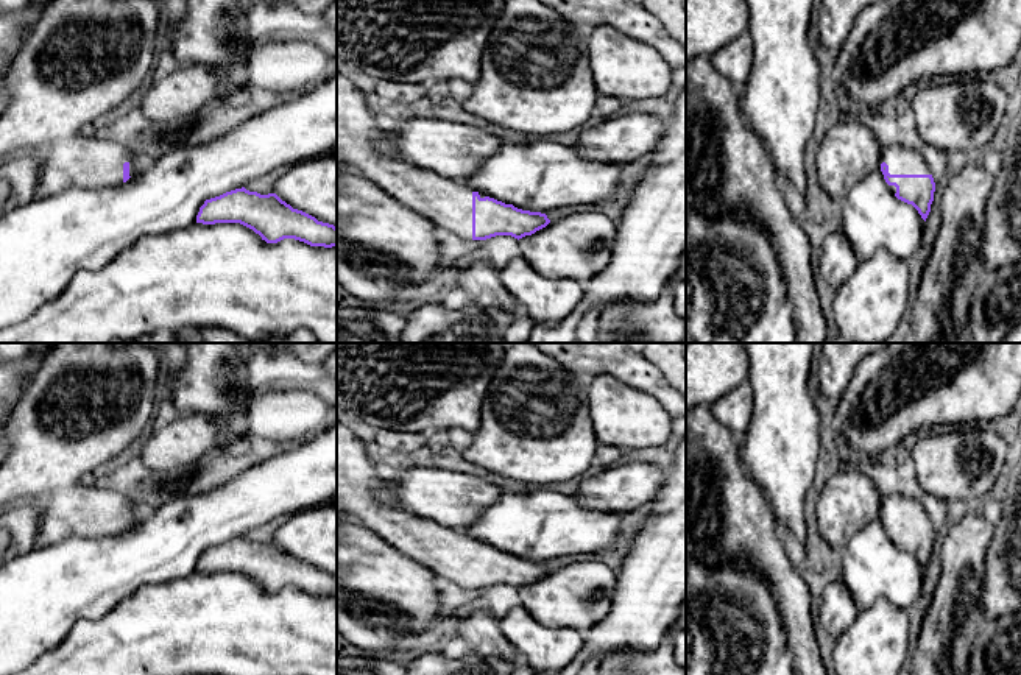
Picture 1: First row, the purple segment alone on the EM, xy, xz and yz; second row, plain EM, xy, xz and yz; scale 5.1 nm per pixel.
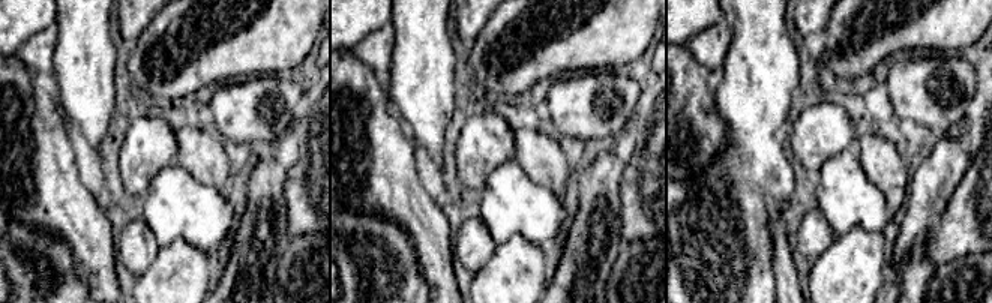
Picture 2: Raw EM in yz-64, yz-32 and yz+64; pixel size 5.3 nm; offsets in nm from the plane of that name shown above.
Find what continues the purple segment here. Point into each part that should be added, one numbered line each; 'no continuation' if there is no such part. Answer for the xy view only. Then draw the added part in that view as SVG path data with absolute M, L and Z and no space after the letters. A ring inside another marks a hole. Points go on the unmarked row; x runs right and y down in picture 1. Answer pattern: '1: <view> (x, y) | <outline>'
1: xy (86, 402) | M55 343L44 355L41 366L28 376L22 387L8 419L5 422L5 441L8 444L8 454L0 465L0 514L19 508L23 505L37 508L41 511L41 525L37 528L36 547L45 547L58 544L69 538L106 538L123 532L123 513L129 513L129 525L132 527L143 508L131 497L114 493L111 489L89 488L79 483L79 479L92 471L97 465L103 465L111 458L117 458L132 441L140 438L151 424L153 413L156 410L157 399L162 394L162 383L159 380L159 352L143 346L120 346L112 343Z

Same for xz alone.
1: xz (446, 552) | M337 419L337 532L344 519L365 527L436 577L472 589L472 539L460 530L447 528L401 507L387 505L379 494L390 486L387 471L369 458L362 440Z

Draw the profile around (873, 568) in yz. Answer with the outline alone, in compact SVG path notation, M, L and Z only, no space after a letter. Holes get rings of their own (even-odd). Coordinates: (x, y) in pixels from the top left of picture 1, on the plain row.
M878 518L846 542L842 580L859 611L879 599L909 611L921 594L924 569L912 553L895 546Z

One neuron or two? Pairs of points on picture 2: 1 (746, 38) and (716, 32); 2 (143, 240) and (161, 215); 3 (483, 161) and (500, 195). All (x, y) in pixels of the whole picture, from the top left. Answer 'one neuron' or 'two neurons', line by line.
1: two neurons
2: two neurons
3: two neurons

